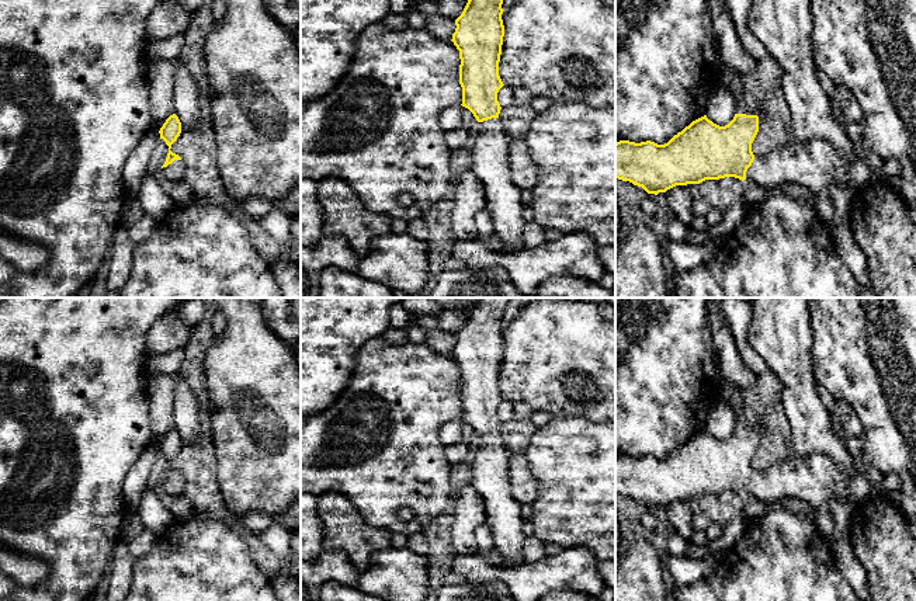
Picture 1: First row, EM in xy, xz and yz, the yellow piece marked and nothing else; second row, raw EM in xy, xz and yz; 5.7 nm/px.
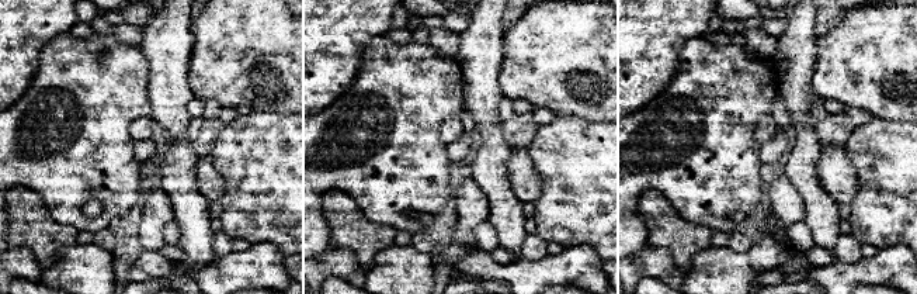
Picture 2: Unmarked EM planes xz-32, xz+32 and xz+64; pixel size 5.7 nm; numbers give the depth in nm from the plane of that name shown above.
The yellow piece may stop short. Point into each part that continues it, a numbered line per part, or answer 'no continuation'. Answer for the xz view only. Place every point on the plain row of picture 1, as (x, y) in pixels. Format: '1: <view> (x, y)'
1: xz (489, 461)

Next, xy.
1: xy (174, 486)

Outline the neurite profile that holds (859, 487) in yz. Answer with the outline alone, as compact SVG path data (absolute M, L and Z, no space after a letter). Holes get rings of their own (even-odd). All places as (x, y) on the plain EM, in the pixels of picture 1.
M757 298L747 330L749 345L764 359L781 381L781 403L791 428L791 448L795 456L823 454L849 472L849 498L860 504L870 497L871 486L865 475L857 472L846 445L832 430L830 411L820 402L812 372L812 326L808 298Z

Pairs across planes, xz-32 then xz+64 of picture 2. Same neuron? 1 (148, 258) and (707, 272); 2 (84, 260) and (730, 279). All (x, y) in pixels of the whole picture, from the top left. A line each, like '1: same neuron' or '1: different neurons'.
1: different neurons
2: same neuron

